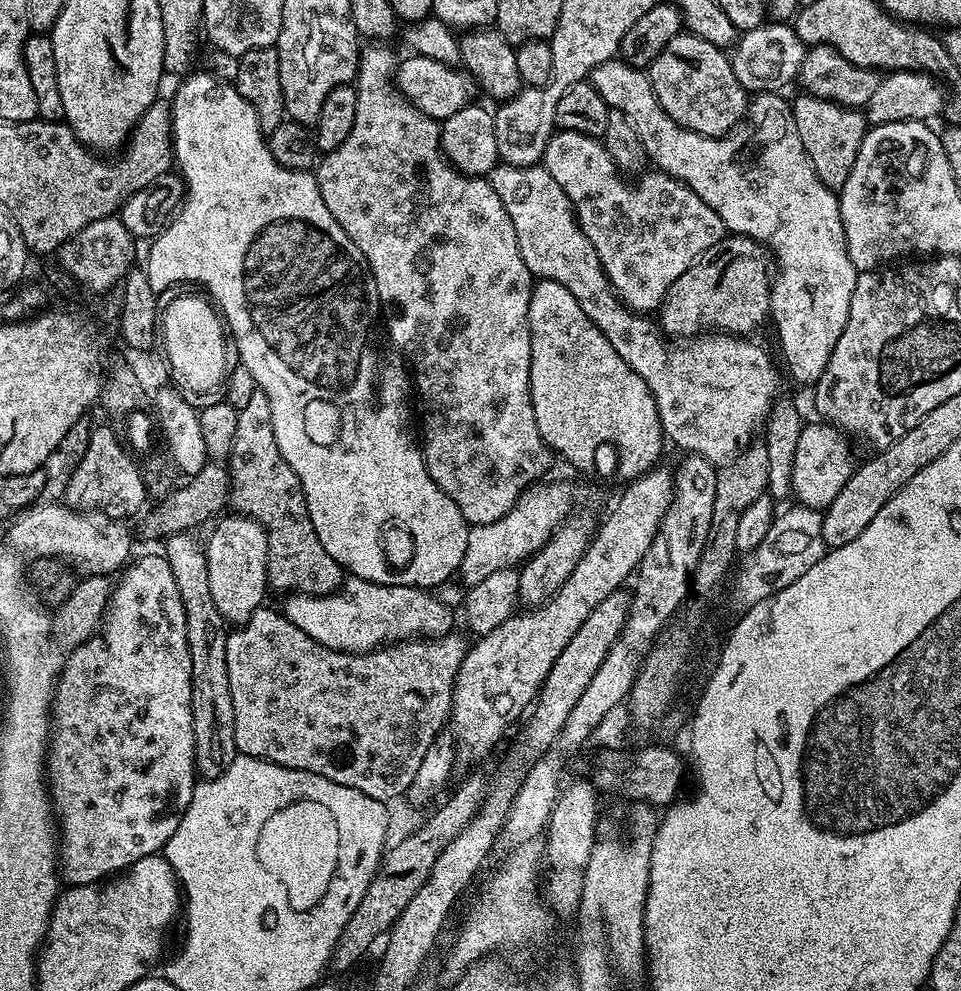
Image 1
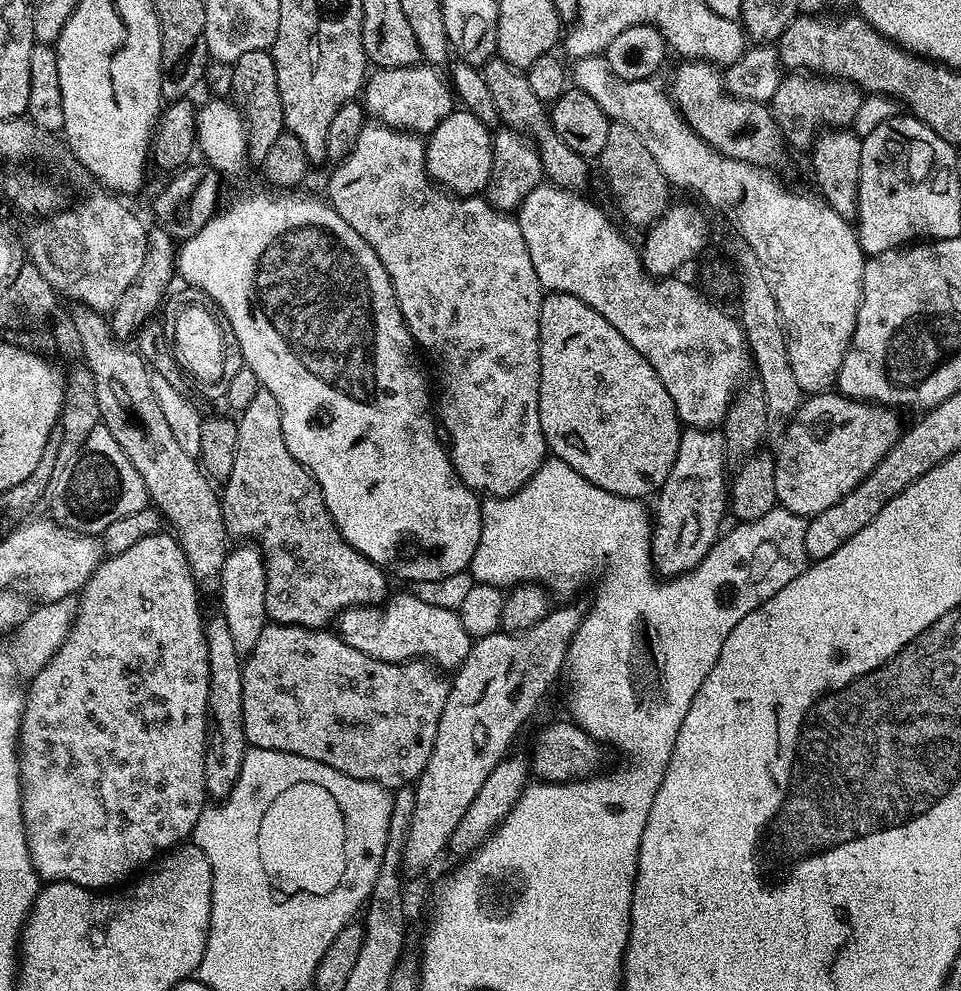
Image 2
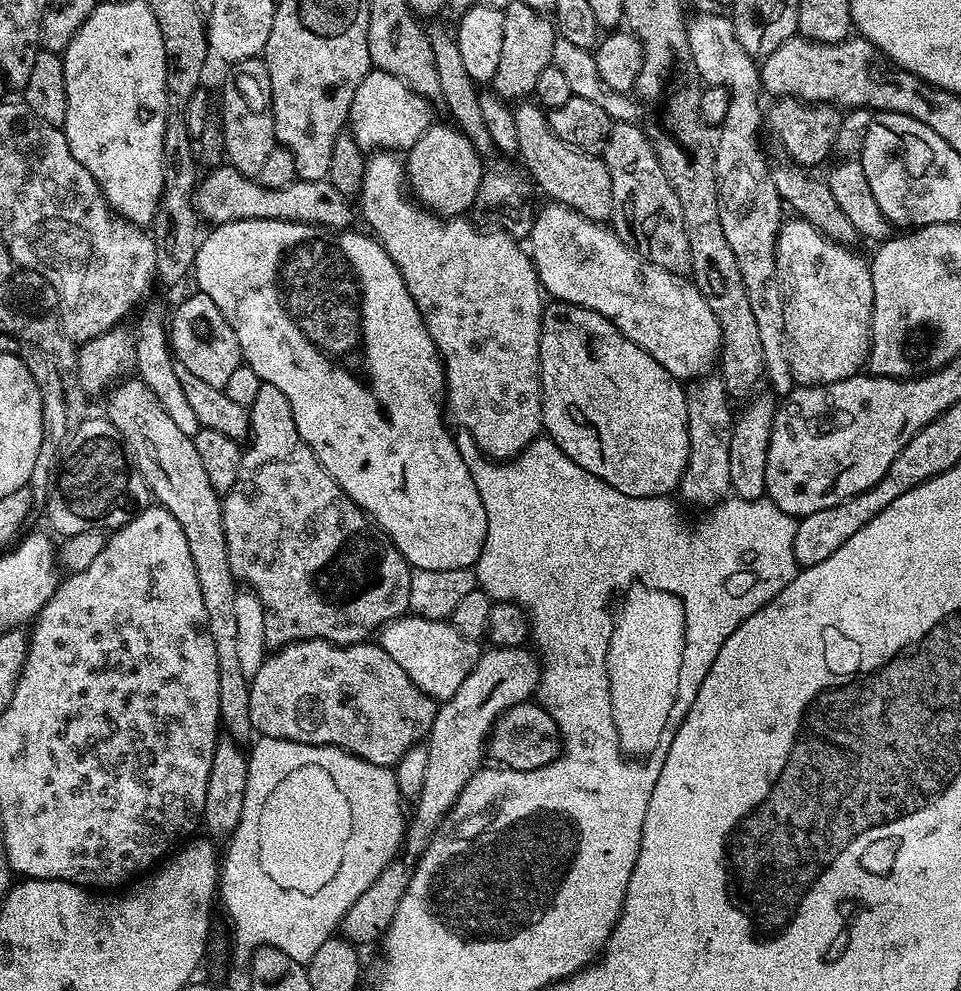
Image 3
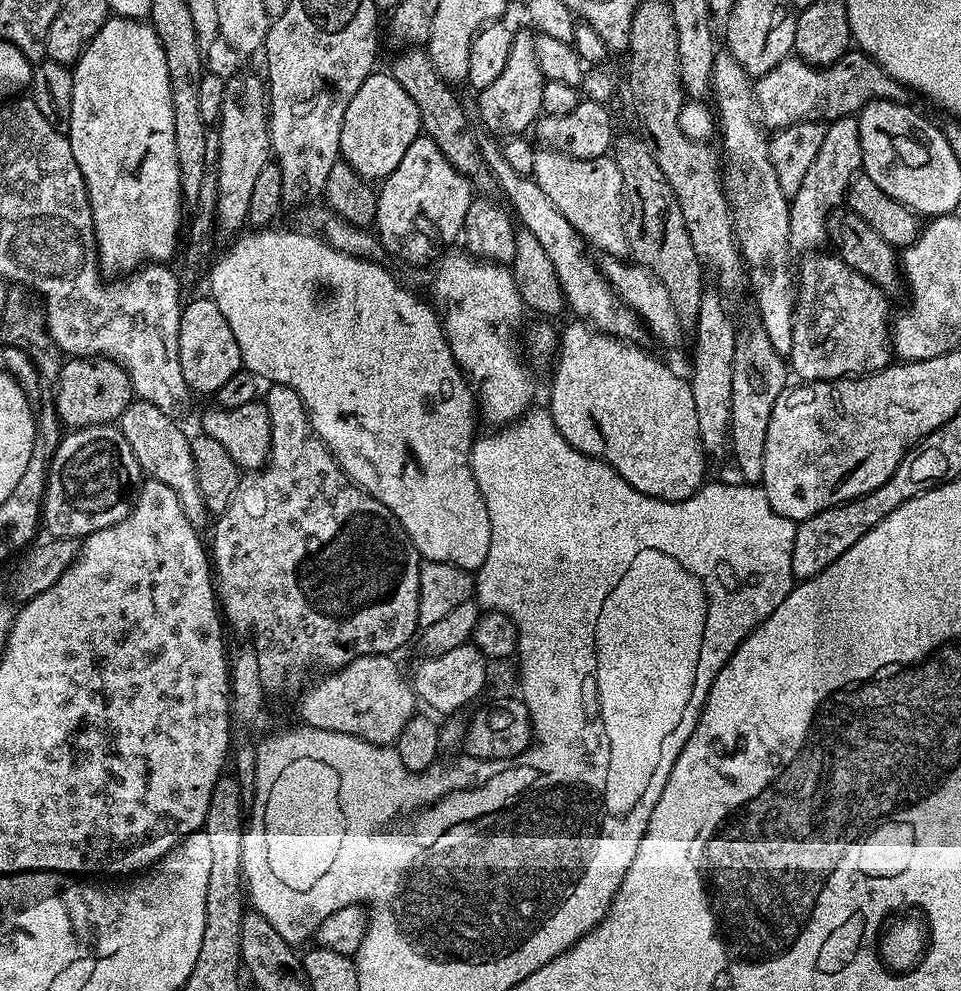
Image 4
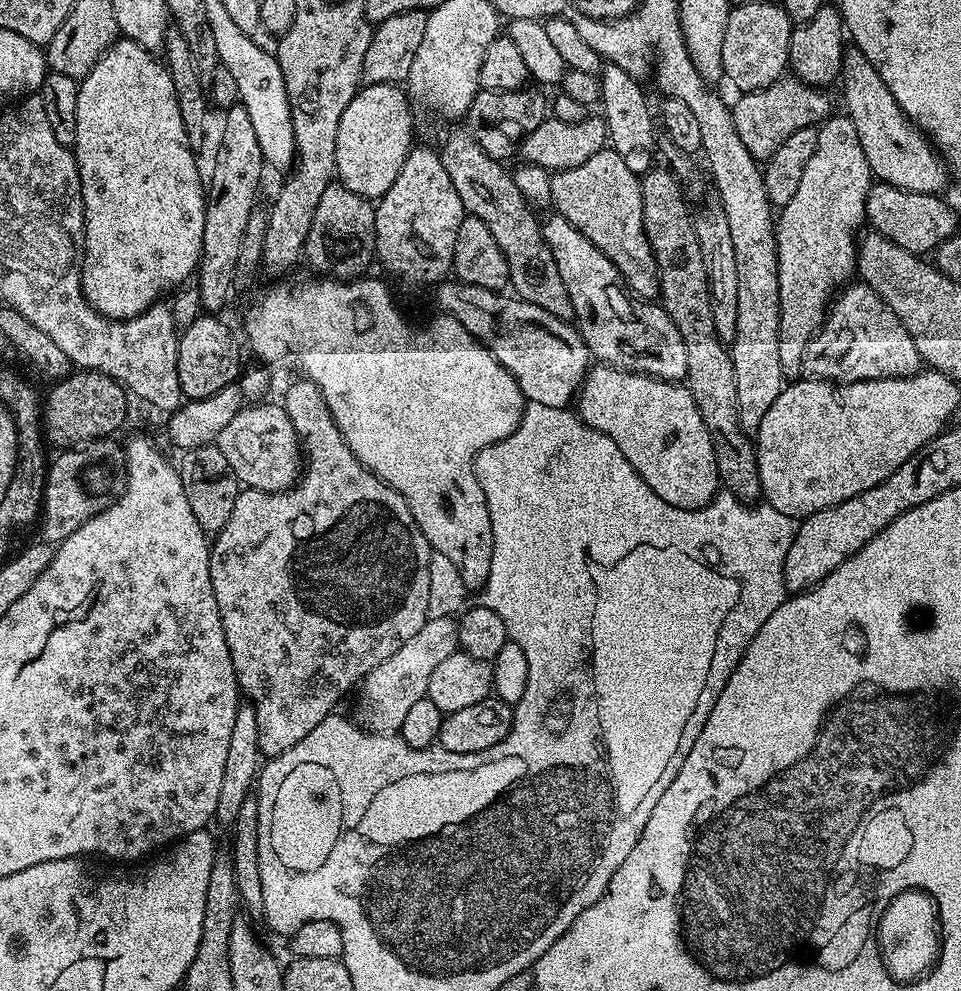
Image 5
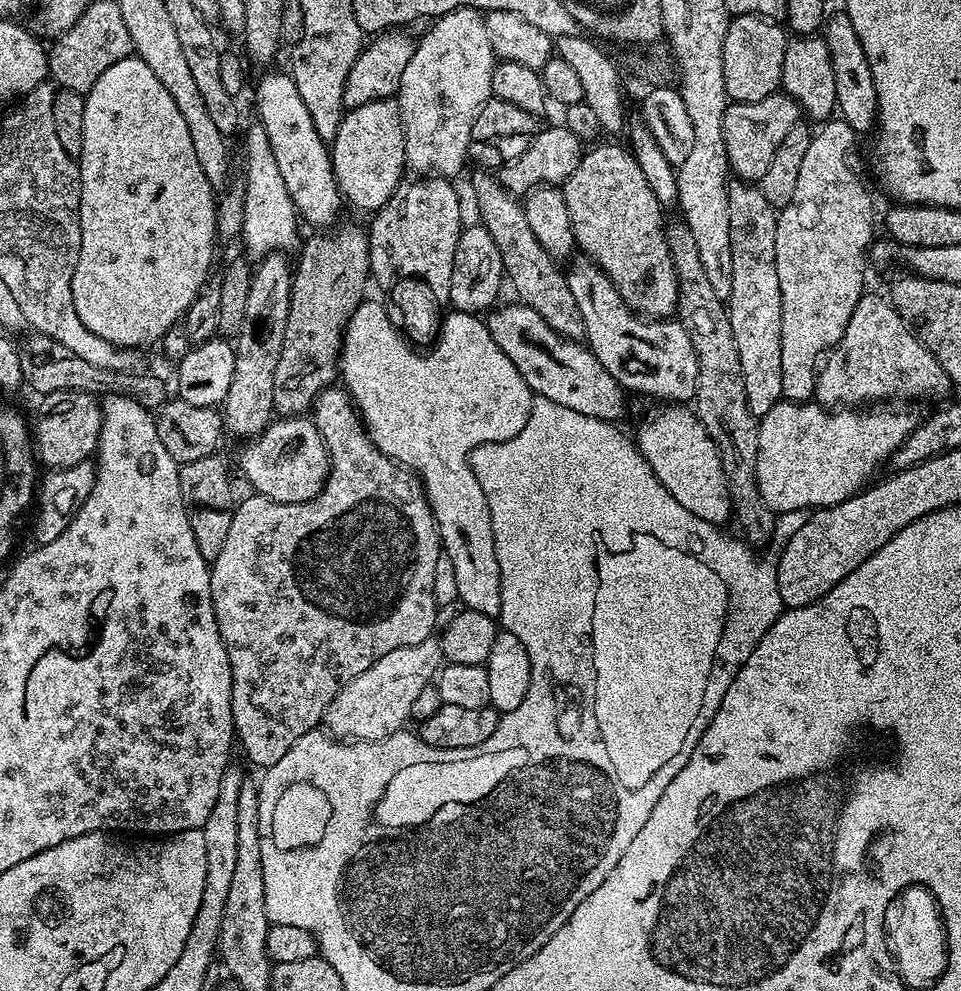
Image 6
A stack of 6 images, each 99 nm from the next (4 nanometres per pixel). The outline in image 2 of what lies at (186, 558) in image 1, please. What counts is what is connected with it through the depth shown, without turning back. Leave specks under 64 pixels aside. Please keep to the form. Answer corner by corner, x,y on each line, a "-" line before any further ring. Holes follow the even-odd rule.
210,615
204,622
204,637
208,651
208,701
206,702
206,778
204,791
213,801
223,801
234,790
234,782
242,770
246,751
244,723
242,722
242,667
241,653
236,651
230,626
223,616

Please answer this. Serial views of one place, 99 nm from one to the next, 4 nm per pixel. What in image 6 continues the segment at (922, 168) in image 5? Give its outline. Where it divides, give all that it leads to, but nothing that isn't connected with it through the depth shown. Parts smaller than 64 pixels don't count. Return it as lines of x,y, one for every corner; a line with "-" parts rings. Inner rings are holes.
837,10
833,16
831,13
825,19
822,35
826,50
830,50
830,66
834,66
834,90
839,119
846,121
858,134
871,133
876,123
876,91
870,66
866,62
866,50
862,50
862,42
858,42
854,22
850,22
847,12

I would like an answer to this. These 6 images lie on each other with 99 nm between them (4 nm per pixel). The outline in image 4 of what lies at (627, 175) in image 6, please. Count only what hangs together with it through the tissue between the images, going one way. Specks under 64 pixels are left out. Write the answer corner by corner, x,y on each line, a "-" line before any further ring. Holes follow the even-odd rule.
541,147
533,154
534,170
532,179
538,182
542,194
554,202
558,214
574,226
574,230
600,252
608,252
609,257
624,258
629,255
628,239
624,229
624,191
622,176
611,155
575,160
567,152
556,152
552,148

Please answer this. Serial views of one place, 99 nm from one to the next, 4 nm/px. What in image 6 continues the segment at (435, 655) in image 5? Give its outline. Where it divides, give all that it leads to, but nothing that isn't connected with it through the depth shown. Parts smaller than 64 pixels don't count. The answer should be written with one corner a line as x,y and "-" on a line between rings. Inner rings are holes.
436,638
382,654
370,670
362,670
354,682
346,682
346,686
338,690
338,698
326,706
323,727
341,742
381,740
401,731
407,725
404,723
409,723
410,706
418,693
435,681
441,667
440,641

